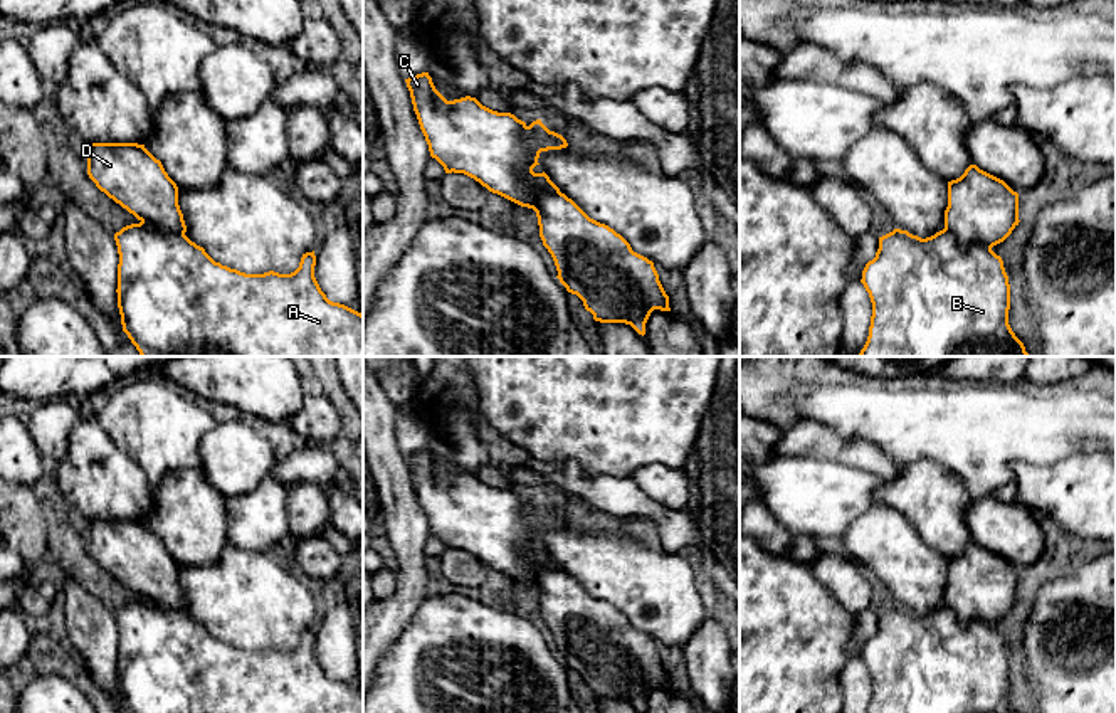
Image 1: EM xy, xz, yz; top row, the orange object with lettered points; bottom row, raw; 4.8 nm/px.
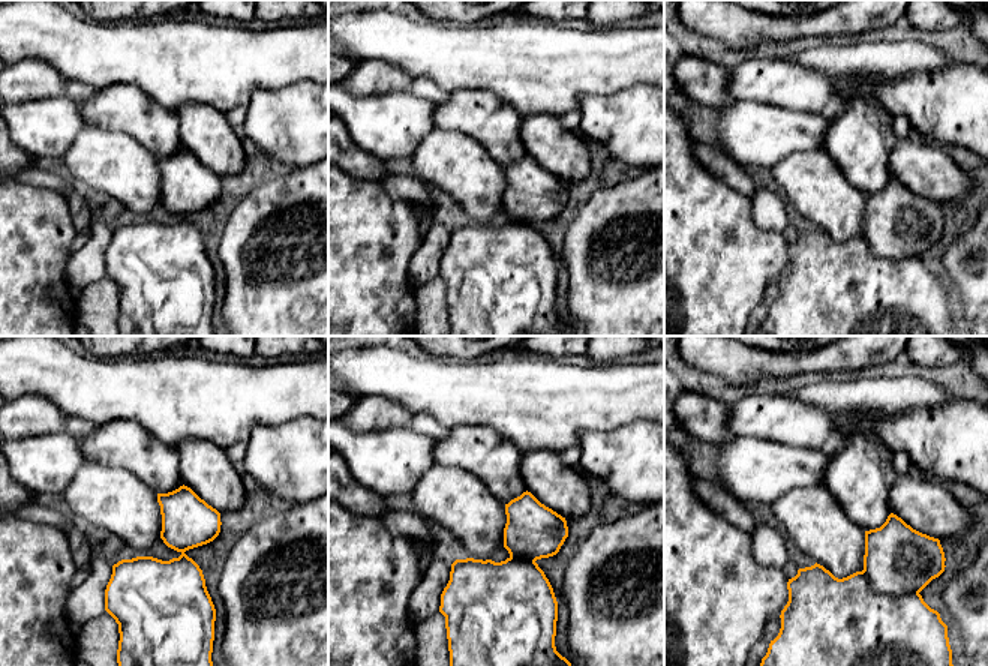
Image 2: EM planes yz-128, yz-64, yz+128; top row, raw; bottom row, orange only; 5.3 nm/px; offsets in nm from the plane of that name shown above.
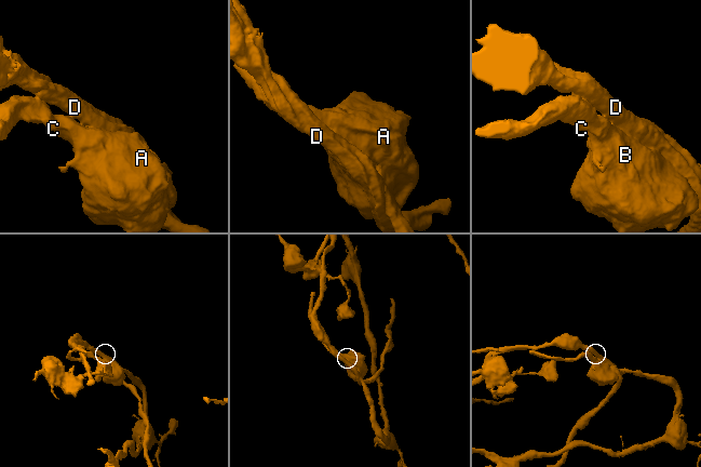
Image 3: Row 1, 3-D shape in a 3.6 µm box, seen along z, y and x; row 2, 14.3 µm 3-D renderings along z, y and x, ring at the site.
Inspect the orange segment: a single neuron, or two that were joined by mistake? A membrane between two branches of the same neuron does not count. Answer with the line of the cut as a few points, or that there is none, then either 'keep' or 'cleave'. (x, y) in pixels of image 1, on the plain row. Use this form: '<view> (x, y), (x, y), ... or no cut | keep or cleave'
no cut | keep

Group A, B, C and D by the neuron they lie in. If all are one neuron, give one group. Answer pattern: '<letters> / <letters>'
A B C D

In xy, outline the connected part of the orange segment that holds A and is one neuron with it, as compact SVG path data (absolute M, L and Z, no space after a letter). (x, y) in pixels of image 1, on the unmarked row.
M87 520L87 552L101 568L140 597L114 610L119 631L118 684L128 713L363 713L363 691L329 678L321 668L314 654L314 627L303 631L299 644L291 651L245 651L215 639L203 624L192 619L185 612L178 563L145 521Z

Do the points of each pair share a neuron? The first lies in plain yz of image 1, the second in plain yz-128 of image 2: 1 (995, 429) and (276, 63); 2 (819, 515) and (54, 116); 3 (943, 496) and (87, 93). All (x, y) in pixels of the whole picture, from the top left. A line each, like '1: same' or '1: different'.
1: same
2: same
3: same

